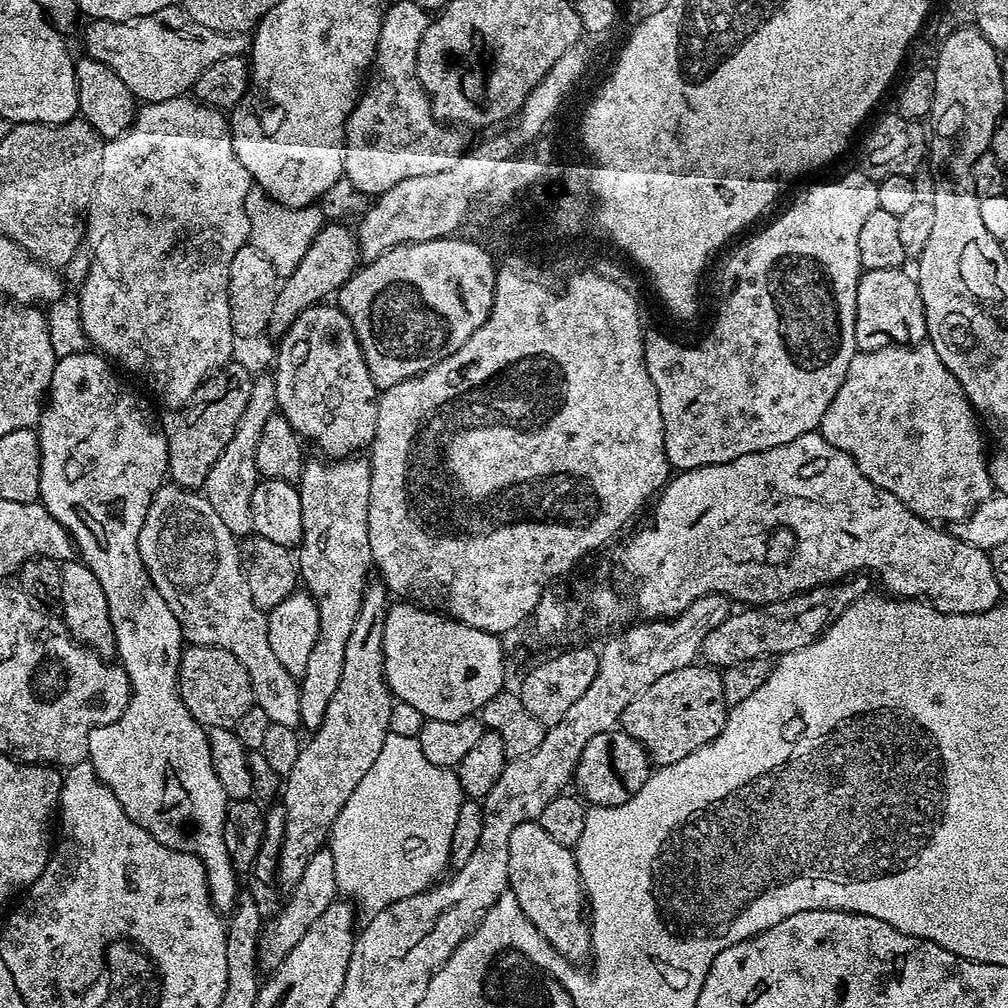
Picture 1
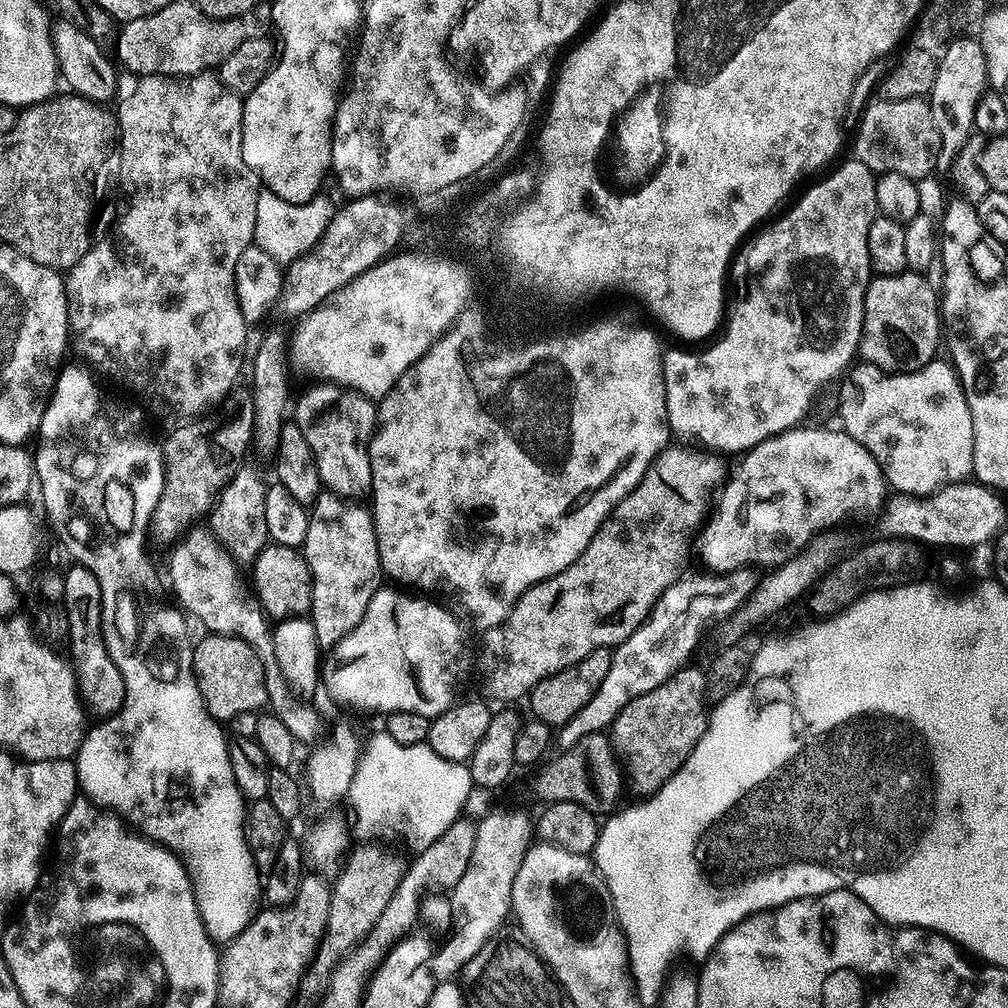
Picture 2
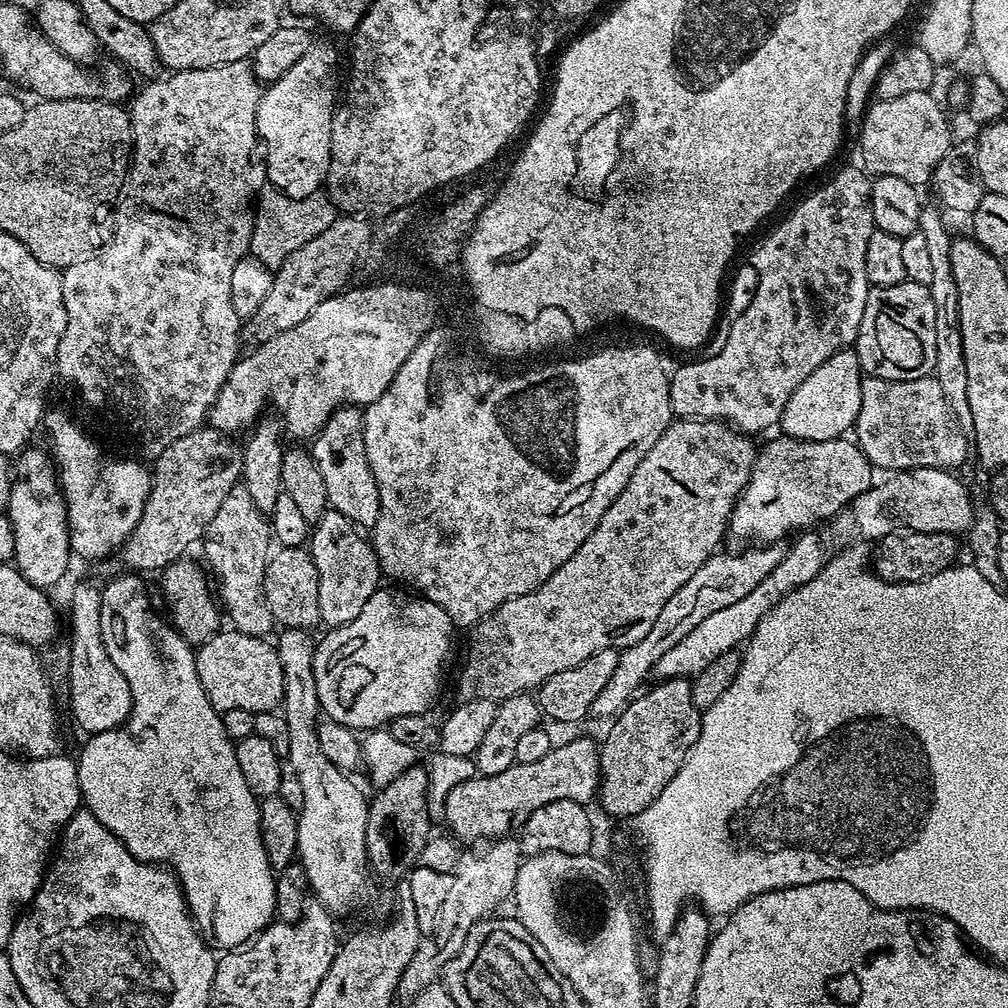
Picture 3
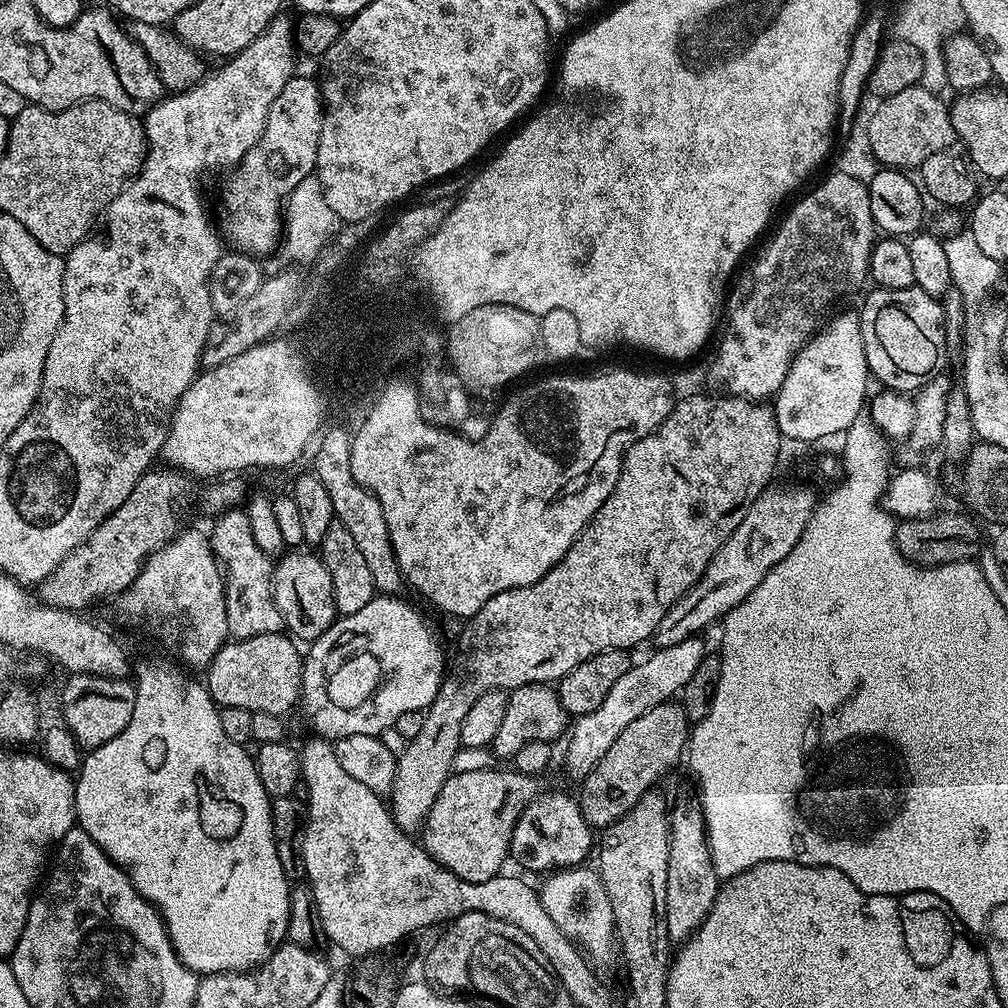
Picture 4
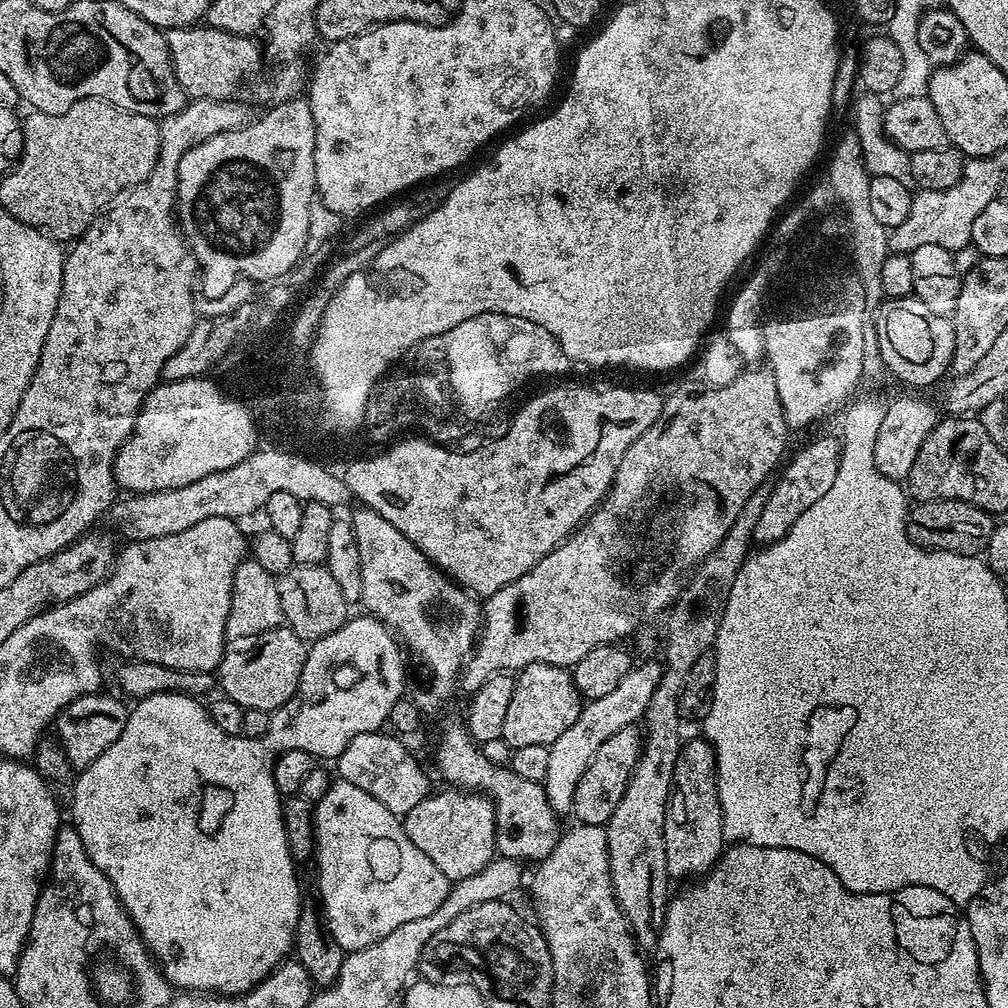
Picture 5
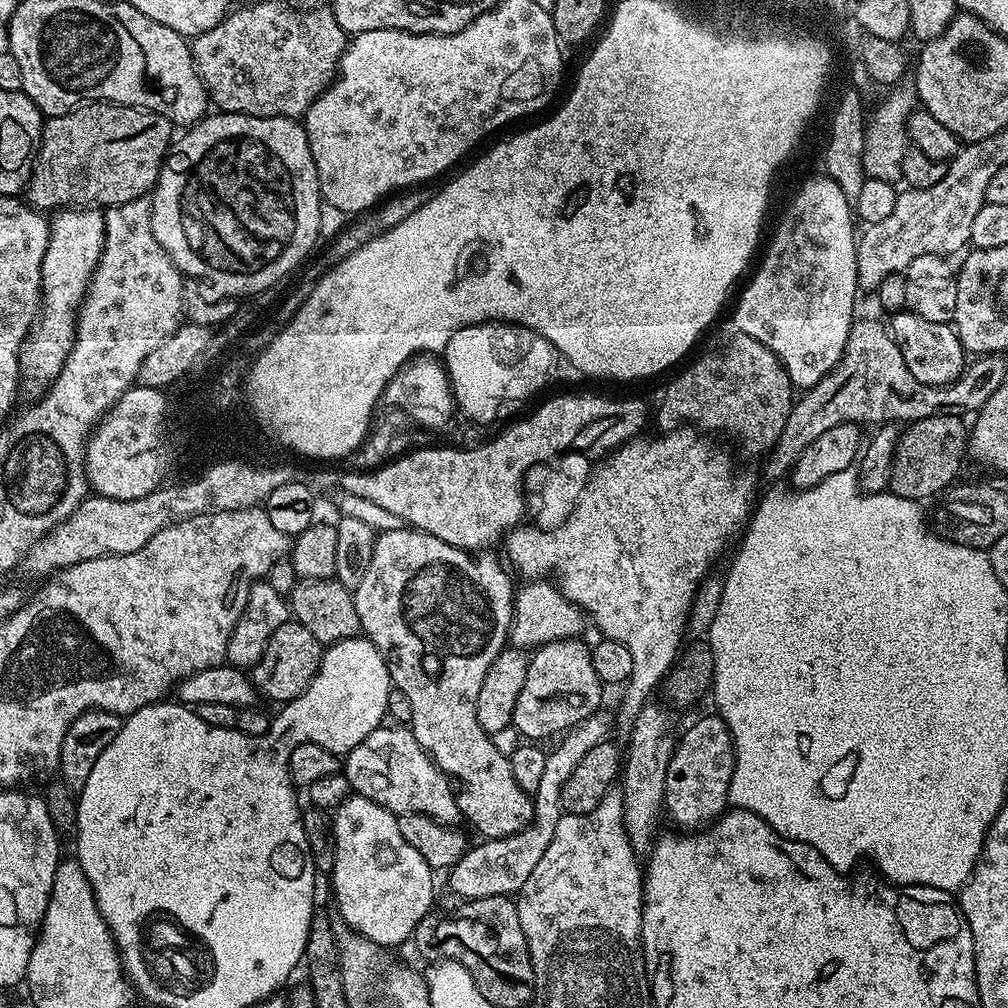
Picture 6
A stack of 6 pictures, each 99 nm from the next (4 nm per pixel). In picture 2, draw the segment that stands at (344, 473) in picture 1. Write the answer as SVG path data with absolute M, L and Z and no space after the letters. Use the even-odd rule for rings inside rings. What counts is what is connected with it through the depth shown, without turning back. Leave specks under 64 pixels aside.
M324 490L310 506L308 514L302 555L312 575L310 619L324 650L335 649L336 644L358 626L370 600L382 587L376 527L371 511L356 502Z

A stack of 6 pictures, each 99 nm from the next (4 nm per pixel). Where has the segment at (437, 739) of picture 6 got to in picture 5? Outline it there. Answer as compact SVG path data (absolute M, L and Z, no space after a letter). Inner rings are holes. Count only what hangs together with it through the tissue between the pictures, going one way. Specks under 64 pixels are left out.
M360 506L353 516L350 516L350 523L354 534L356 535L356 541L358 542L358 558L362 558L362 594L360 595L362 601L362 608L367 615L375 617L380 620L381 623L389 629L389 631L395 633L401 645L411 655L416 655L426 667L432 671L432 680L424 680L420 684L420 689L414 693L414 699L416 705L420 708L421 713L428 714L428 712L436 712L448 699L452 696L452 691L457 691L458 681L460 679L461 671L468 659L472 655L472 650L476 646L476 641L480 635L482 627L482 604L479 599L473 593L463 589L451 576L444 575L439 568L436 567L432 561L426 558L426 554L418 546L414 546L414 542L410 542L410 538L406 538L406 534L402 534L402 530L398 530L394 526L390 526L390 522L386 522L386 518L382 518L382 514L378 514L374 509L367 506ZM467 727L448 728L436 744L436 768L445 785L456 790L478 792L492 801L496 811L496 850L501 857L517 862L539 862L554 850L562 835L561 821L546 798L543 783L514 774L511 767L486 758Z

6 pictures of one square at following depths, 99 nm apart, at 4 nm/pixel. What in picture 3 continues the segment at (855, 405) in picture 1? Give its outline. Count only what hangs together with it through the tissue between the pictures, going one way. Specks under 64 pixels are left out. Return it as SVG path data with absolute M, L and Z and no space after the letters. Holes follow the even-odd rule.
M935 375L913 380L883 380L877 376L861 379L862 402L854 425L855 443L864 451L864 456L873 469L888 468L889 473L909 472L912 468L942 468L956 470L970 452L962 440L963 433L953 420L946 398Z

